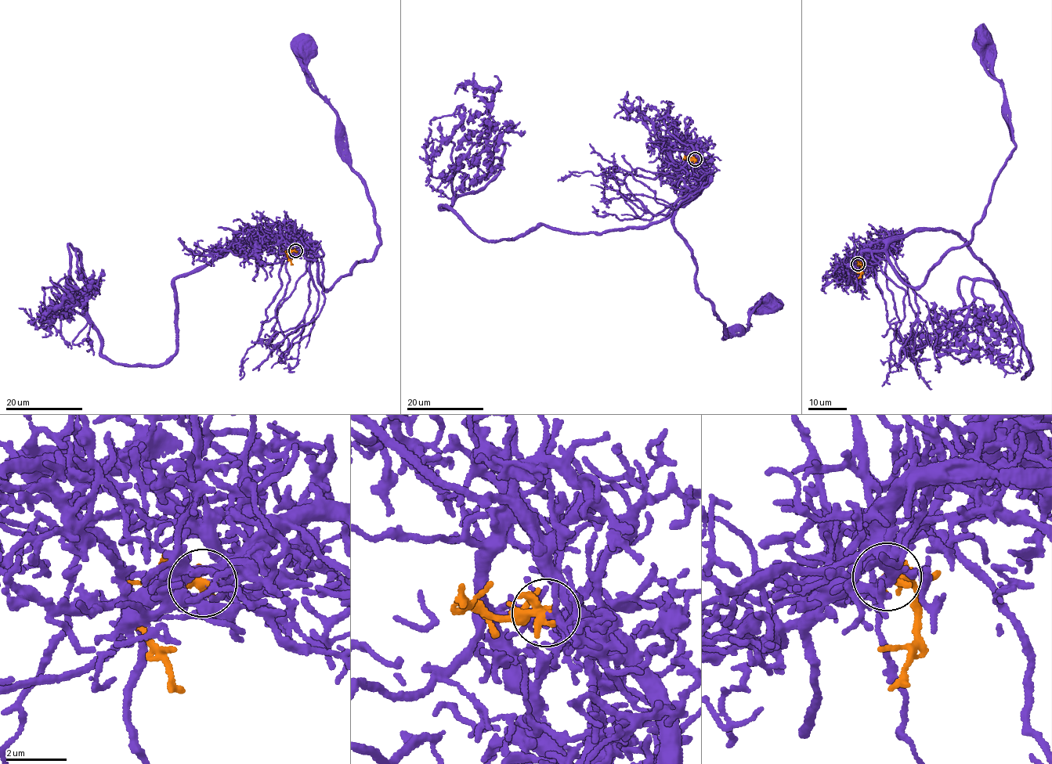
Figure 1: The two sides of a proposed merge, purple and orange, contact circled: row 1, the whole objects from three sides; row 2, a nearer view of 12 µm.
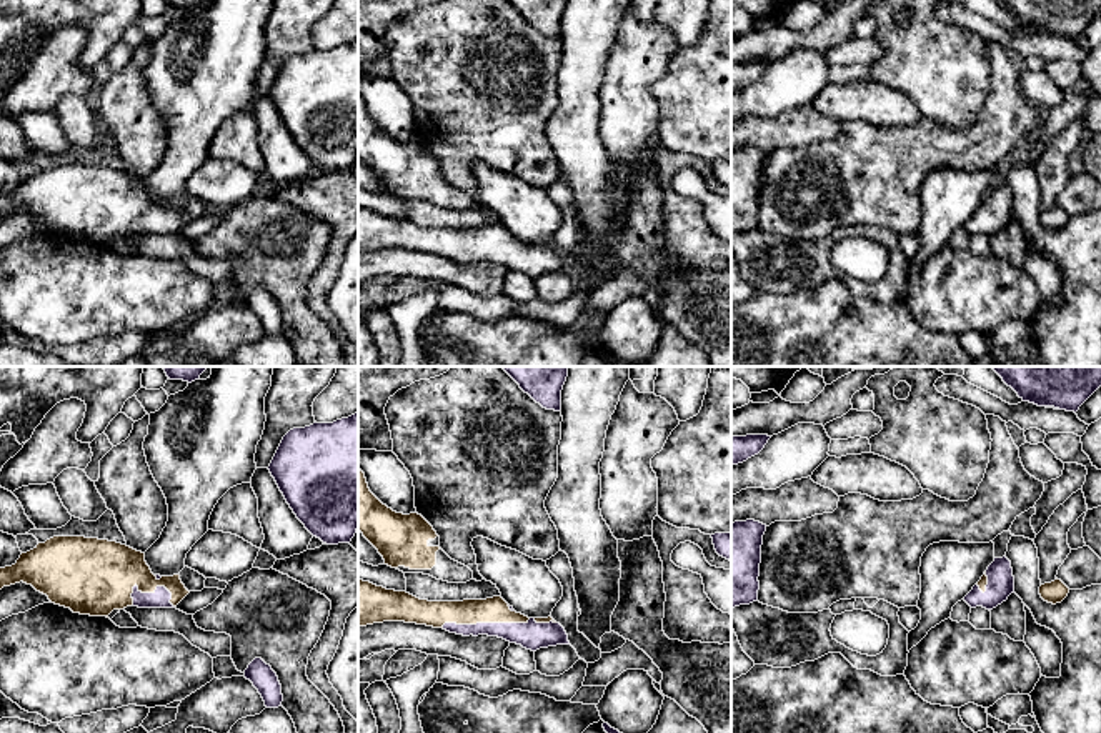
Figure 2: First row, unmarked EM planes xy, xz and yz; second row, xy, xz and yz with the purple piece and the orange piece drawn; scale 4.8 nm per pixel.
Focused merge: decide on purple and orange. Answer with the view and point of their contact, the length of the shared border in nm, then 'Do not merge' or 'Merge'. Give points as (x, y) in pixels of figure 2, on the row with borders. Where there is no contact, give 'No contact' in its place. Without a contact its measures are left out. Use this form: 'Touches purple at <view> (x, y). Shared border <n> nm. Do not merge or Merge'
Touches purple at xz (485, 623). Shared border 440 nm. Merge

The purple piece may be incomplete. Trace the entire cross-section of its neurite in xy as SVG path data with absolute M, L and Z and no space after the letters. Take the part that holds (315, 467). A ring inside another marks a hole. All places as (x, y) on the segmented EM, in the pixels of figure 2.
M358 411L333 423L290 430L270 466L286 503L305 528L326 545L350 543L358 530Z

